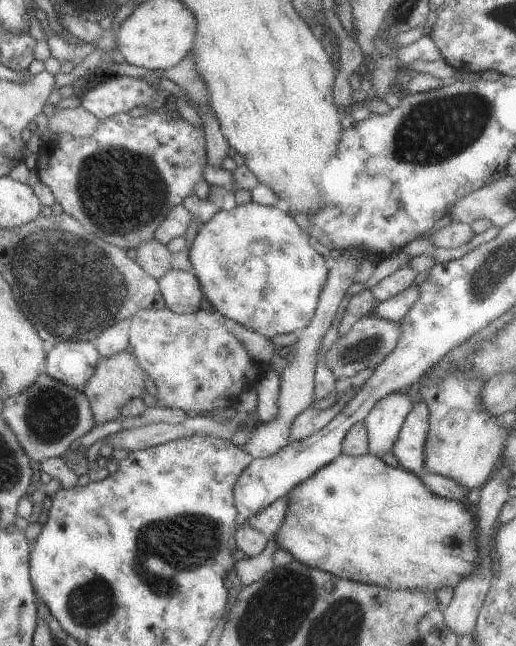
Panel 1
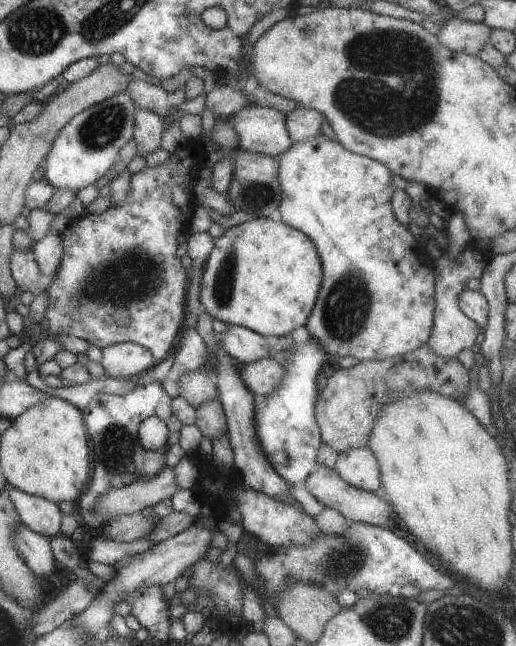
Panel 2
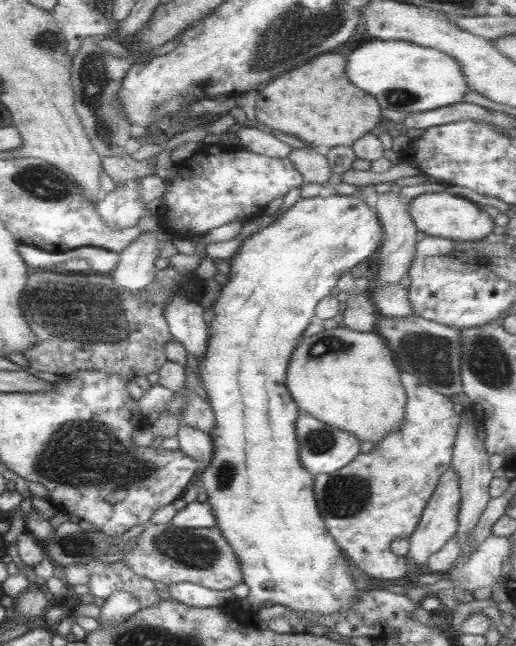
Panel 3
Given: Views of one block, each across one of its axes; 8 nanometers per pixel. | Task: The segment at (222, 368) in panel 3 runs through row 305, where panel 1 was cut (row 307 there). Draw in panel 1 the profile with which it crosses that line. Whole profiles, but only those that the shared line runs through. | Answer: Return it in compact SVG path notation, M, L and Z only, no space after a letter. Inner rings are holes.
M251 201L230 210L219 209L207 222L200 224L188 248L187 260L205 300L215 311L267 339L275 334L297 332L309 322L329 268L309 246L309 236L294 218L278 206L263 206Z

